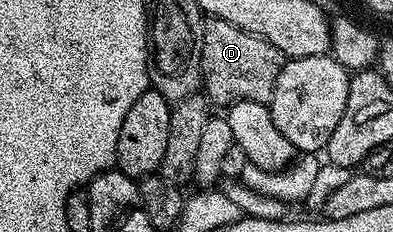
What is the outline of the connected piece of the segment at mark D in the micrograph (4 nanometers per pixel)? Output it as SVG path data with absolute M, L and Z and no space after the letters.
M212 19L205 21L205 29L201 33L201 84L204 96L214 106L228 107L236 101L268 105L282 64L283 54L261 37L239 27L231 27L231 23Z

